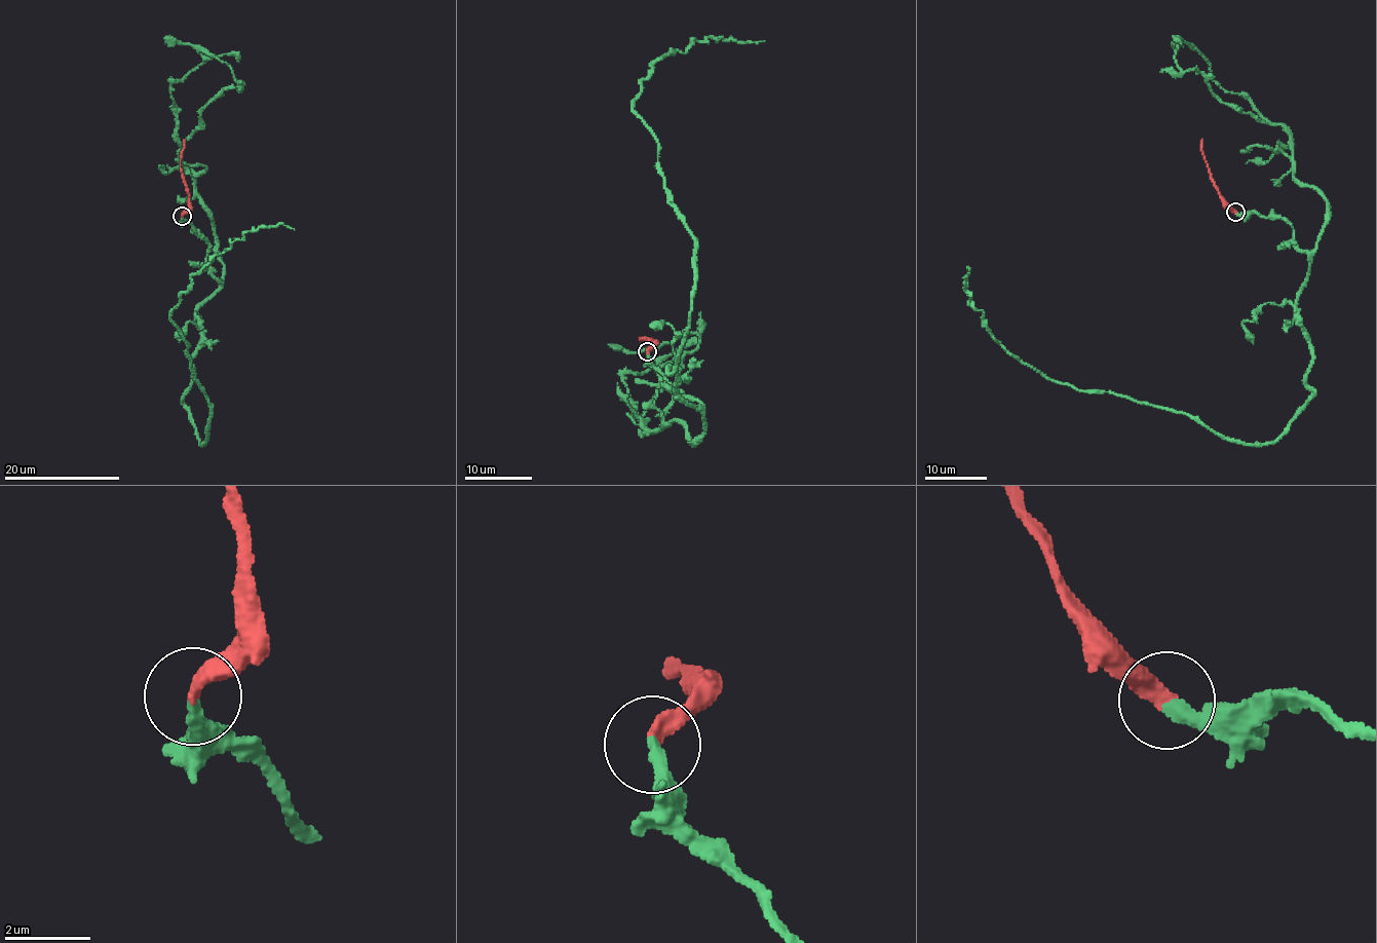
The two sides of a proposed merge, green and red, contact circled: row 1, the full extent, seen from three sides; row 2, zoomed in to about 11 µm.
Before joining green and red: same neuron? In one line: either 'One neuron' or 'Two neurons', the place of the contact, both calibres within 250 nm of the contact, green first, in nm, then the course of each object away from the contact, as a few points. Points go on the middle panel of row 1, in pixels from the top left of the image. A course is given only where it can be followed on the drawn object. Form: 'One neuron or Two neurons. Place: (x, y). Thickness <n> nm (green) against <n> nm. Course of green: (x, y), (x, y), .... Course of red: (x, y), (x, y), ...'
One neuron. Place: (647, 351). Thickness 360 nm (green) against 360 nm. Course of green: (647, 351), (699, 407), (667, 372), (686, 335), (694, 236), (633, 101), (651, 66), (693, 39), (764, 40). Course of red: (647, 351), (653, 346), (652, 341), (640, 339), (643, 342)

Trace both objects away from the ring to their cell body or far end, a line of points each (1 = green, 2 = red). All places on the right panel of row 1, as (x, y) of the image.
1: (1234, 213), (1282, 218), (1307, 254), (1297, 324), (1314, 395), (1270, 442), (1042, 376), (969, 303), (969, 270)
2: (1234, 213), (1220, 194), (1208, 168), (1202, 139)

